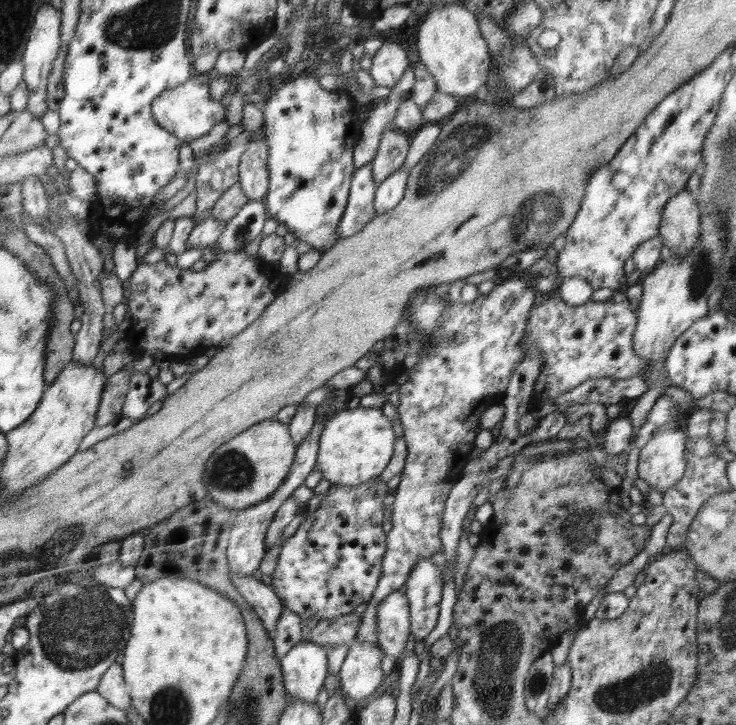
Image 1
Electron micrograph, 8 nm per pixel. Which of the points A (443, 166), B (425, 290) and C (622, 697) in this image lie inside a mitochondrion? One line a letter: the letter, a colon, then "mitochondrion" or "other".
A: mitochondrion
B: other
C: mitochondrion

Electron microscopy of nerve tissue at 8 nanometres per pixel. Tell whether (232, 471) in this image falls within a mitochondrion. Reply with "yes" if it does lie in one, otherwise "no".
yes

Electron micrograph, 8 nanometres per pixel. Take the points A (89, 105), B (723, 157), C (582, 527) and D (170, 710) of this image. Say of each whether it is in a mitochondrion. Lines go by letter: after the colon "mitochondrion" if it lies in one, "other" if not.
A: other
B: mitochondrion
C: mitochondrion
D: mitochondrion

